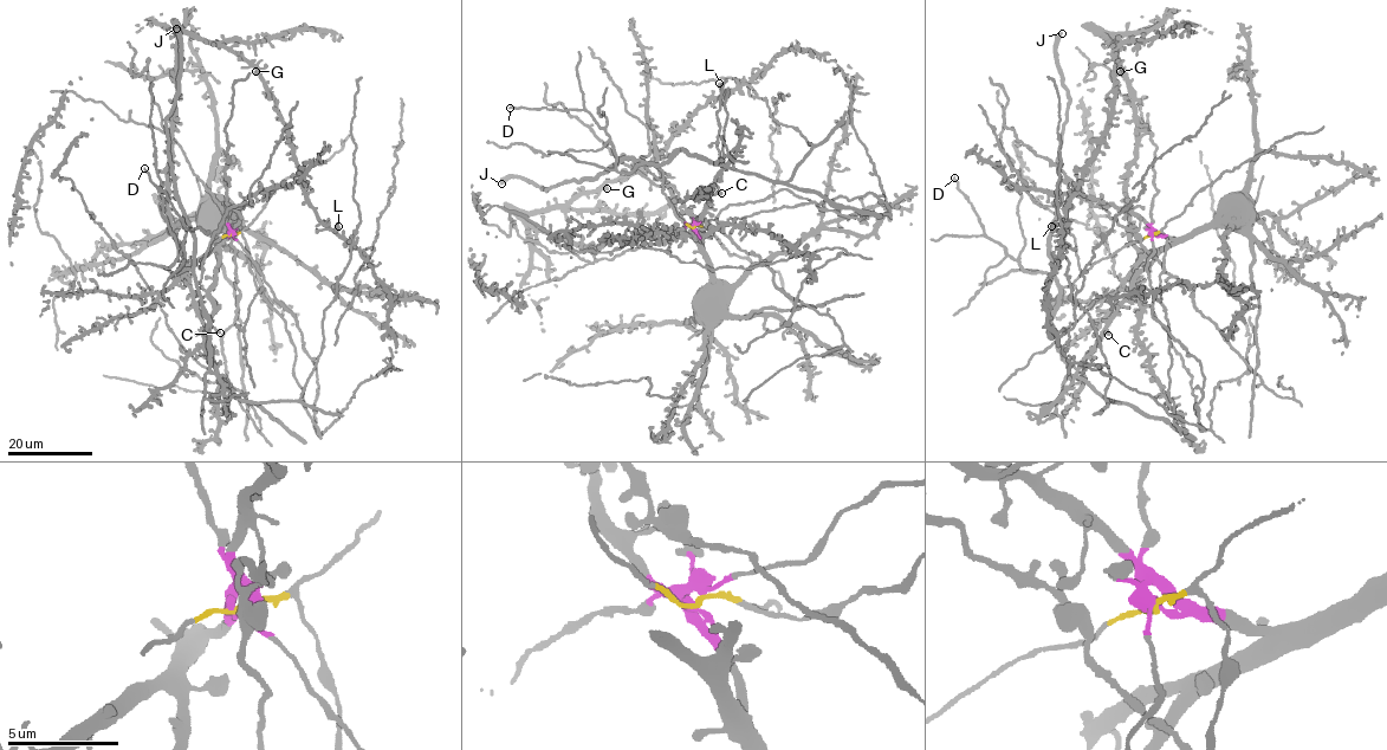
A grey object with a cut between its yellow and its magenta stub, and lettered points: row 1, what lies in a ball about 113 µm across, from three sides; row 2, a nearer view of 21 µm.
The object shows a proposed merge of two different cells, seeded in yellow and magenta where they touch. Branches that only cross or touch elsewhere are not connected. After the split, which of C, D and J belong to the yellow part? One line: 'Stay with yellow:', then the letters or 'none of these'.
Stay with yellow: D, J

